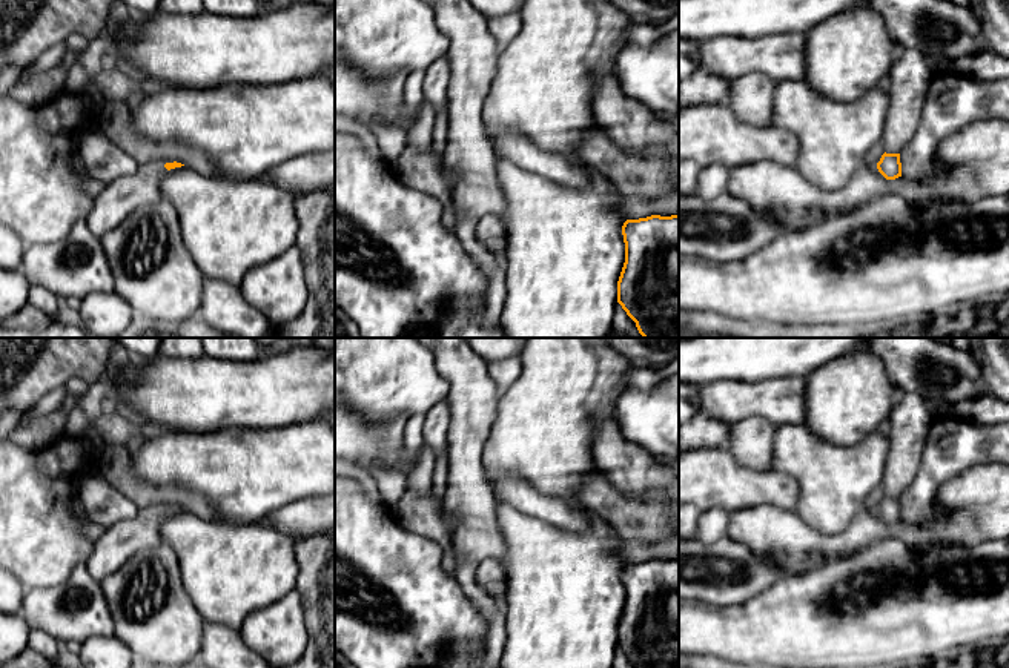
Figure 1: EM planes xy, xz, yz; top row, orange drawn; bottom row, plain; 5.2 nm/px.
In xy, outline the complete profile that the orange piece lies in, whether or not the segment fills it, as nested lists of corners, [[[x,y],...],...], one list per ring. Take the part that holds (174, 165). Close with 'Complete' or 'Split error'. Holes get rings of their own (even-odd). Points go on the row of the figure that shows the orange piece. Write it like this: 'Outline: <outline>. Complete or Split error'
Outline: [[[147,161],[131,175],[123,175],[94,198],[94,206],[84,218],[91,232],[101,236],[120,226],[138,207],[155,204],[161,200],[160,181],[166,170],[181,167],[181,163]]]. Split error

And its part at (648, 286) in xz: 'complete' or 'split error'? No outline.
complete

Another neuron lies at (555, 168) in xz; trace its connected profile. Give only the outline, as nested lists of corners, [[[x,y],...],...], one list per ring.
[[[514,131],[490,137],[490,143],[496,157],[502,157],[522,170],[533,172],[550,183],[577,190],[590,184],[585,166],[574,163],[562,154],[545,150]]]

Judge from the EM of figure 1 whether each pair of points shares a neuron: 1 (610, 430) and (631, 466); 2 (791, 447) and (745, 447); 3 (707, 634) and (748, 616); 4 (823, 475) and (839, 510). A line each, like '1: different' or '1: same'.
1: same
2: different
3: same
4: same

